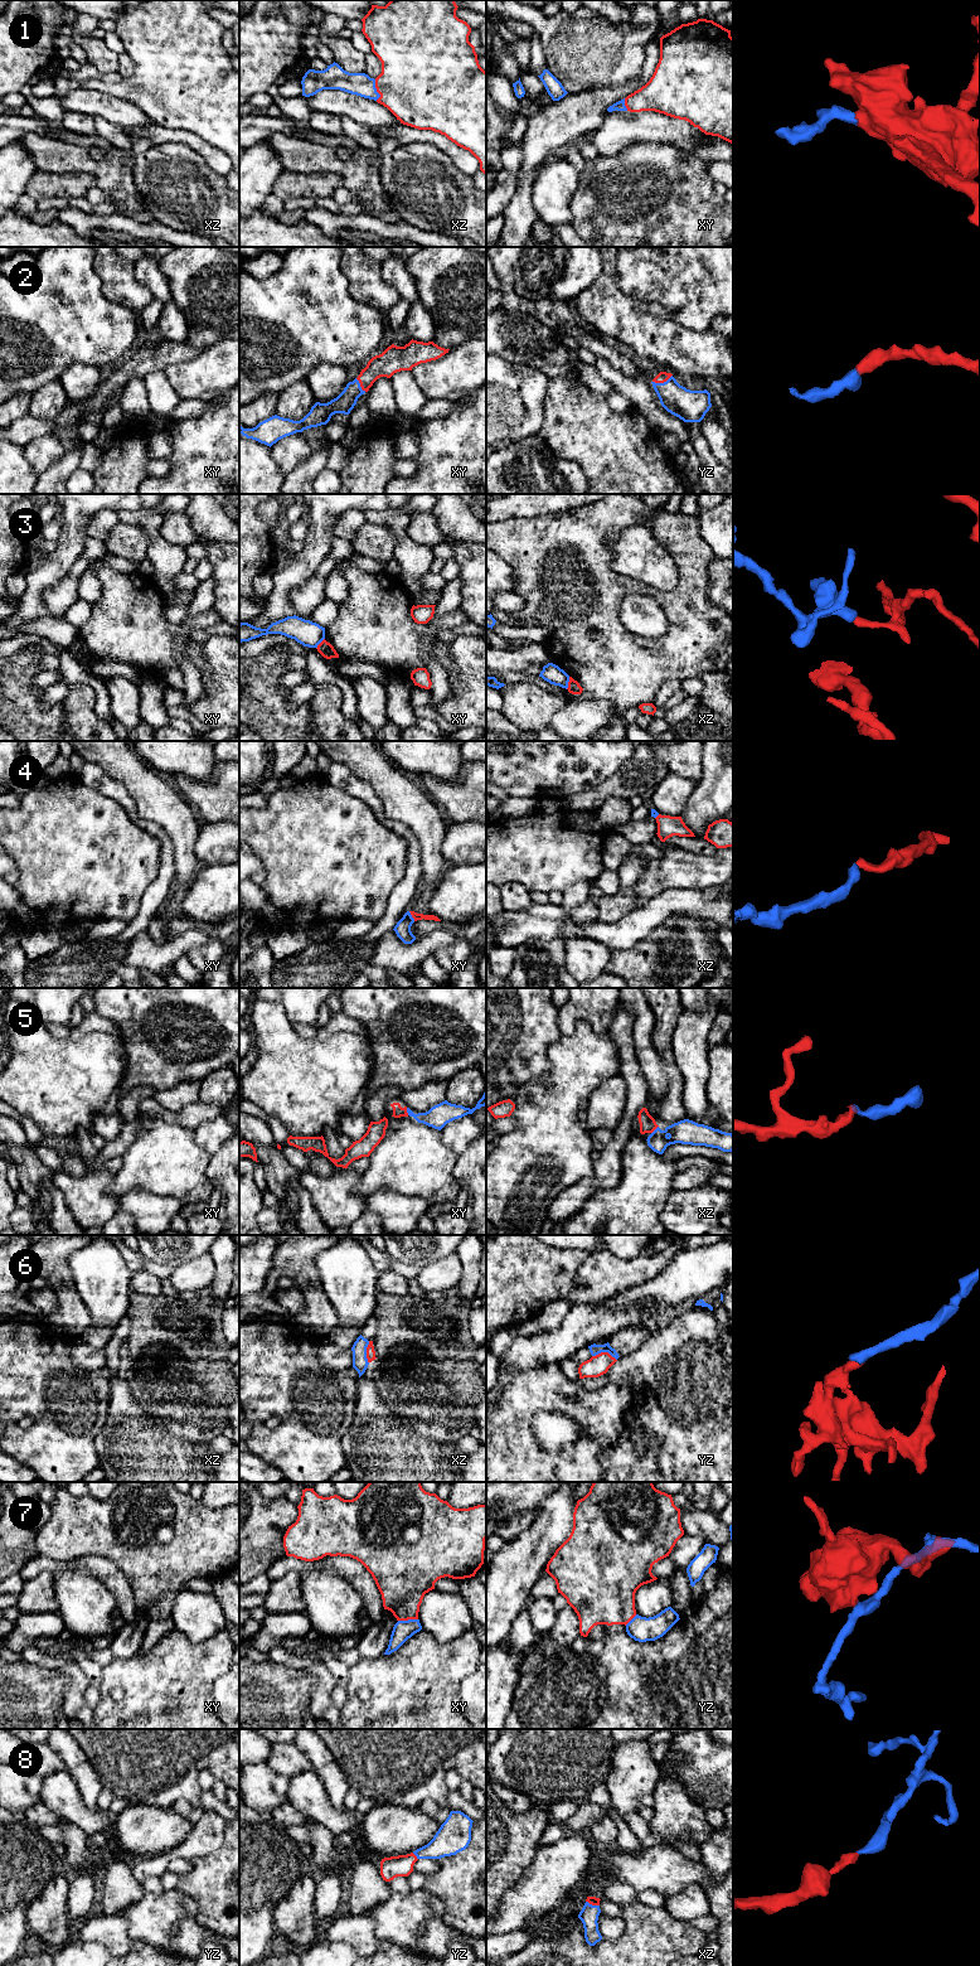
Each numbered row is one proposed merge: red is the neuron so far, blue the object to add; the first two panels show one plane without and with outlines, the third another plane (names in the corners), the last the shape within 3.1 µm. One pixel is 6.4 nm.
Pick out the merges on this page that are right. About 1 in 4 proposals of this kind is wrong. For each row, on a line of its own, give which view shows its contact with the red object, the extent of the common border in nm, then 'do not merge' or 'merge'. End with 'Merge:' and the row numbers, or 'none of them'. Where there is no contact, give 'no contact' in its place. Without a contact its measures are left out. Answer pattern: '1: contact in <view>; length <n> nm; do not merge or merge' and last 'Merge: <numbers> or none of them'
1: contact in xz; length 140 nm; merge
2: contact in yz; length 140 nm; merge
3: contact in xz; length 80 nm; do not merge
4: contact in xy; length 80 nm; merge
5: contact in xy; length 50 nm; merge
6: contact in yz; length 160 nm; do not merge
7: contact in xy; length 130 nm; do not merge
8: contact in xz; length 90 nm; merge
Merge: 1, 2, 4, 5, 8

